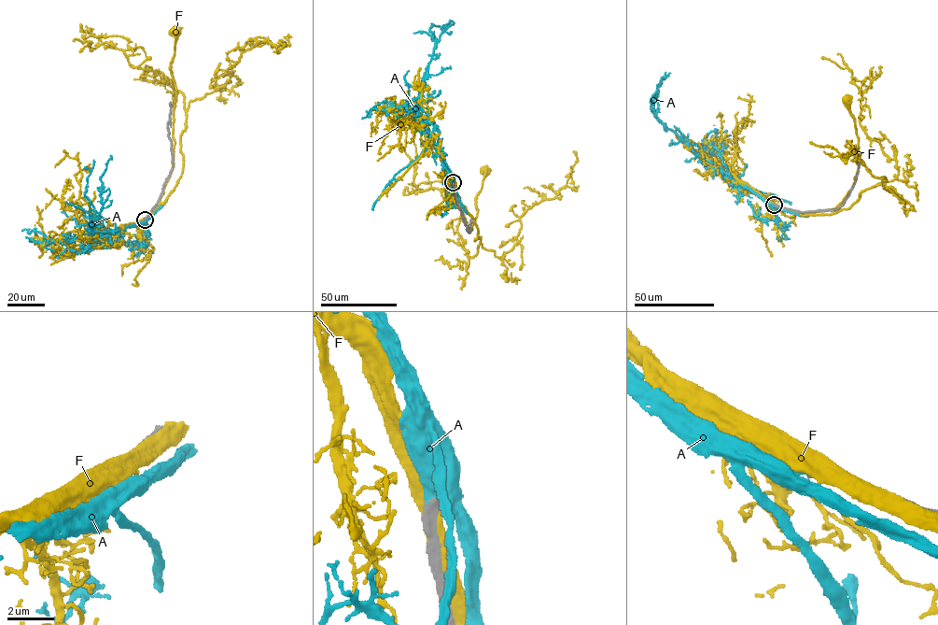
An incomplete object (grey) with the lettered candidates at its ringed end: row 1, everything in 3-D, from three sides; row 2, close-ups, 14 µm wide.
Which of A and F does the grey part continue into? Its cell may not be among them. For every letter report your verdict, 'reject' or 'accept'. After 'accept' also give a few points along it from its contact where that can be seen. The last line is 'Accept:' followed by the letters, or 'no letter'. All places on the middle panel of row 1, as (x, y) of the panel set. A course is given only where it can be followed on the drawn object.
A: accept; it runs (453, 182), (442, 153), (417, 111), (417, 100), (433, 49), (446, 25), (443, 24), (450, 21), (453, 24)
F: reject
Accept: A

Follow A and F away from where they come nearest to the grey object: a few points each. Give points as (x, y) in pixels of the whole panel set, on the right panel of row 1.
A: (774, 205), (766, 203), (723, 174), (654, 115), (650, 106), (654, 93), (662, 83), (662, 78), (668, 76)
F: (776, 205), (803, 212), (826, 210), (836, 206), (851, 189), (858, 168), (856, 162), (858, 137), (848, 97)

